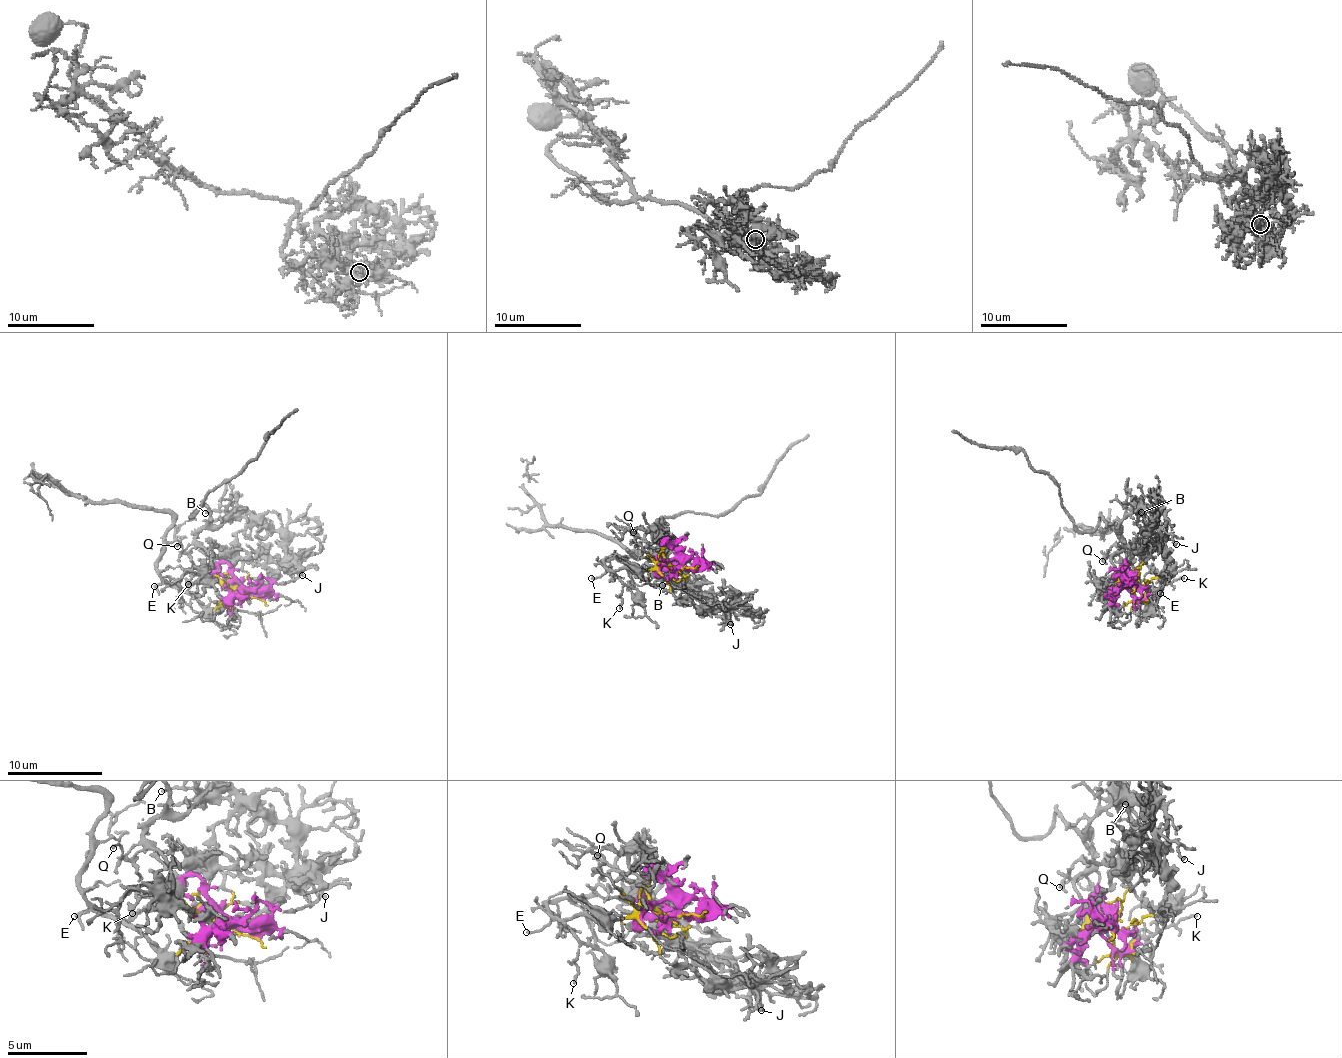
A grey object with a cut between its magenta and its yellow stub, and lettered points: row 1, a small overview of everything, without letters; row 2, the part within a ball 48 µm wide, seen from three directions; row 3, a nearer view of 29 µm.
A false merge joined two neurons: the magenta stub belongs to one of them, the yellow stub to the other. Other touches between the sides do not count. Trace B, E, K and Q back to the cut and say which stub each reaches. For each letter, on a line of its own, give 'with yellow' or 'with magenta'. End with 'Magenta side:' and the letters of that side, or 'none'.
B: with magenta
E: with yellow
K: with yellow
Q: with magenta
Magenta side: B, Q

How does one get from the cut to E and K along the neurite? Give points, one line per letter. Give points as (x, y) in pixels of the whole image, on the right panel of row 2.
E: (1138, 581), (1135, 582), (1134, 593), (1148, 606), (1145, 596), (1151, 587), (1161, 592)
K: (1138, 581), (1135, 582), (1134, 593), (1148, 606), (1146, 595), (1184, 577)

